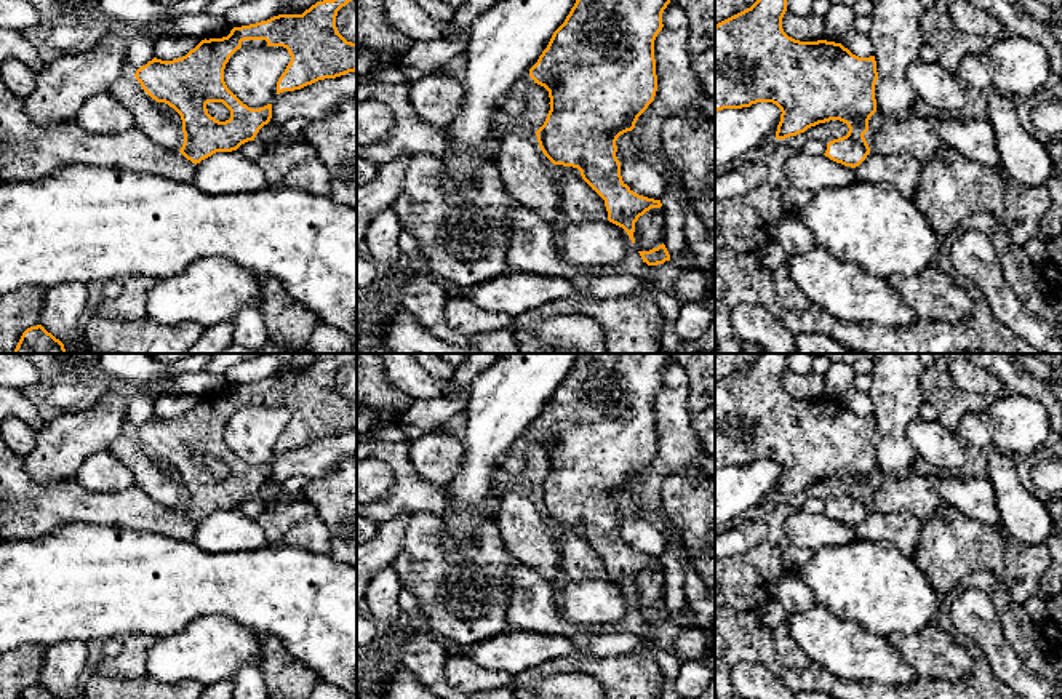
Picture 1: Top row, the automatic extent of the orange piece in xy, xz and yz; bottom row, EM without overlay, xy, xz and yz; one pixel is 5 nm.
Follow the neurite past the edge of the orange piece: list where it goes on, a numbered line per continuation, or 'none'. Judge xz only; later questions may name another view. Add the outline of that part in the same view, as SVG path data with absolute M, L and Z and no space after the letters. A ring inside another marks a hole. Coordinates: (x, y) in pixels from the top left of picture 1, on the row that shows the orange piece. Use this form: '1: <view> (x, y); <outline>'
none

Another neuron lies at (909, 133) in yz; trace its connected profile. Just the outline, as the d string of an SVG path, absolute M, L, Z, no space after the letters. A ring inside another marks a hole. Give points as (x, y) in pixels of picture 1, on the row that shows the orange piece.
M913 112L883 118L881 123L864 134L875 154L894 155L908 154L924 163L934 158L936 152L947 144L931 128L926 117Z

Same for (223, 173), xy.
M238 150L216 152L197 163L194 186L210 195L254 192L269 187L256 162Z

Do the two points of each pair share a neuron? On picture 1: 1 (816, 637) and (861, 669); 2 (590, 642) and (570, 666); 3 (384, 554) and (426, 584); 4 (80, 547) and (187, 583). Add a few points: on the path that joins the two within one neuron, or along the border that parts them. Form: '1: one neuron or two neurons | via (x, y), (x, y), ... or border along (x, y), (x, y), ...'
1: one neuron | via (827, 640), (850, 658)
2: two neurons | border along (578, 653), (590, 656), (619, 655)
3: two neurons | border along (407, 523), (399, 554), (391, 562)
4: one neuron | via (107, 575), (115, 583), (160, 583)

